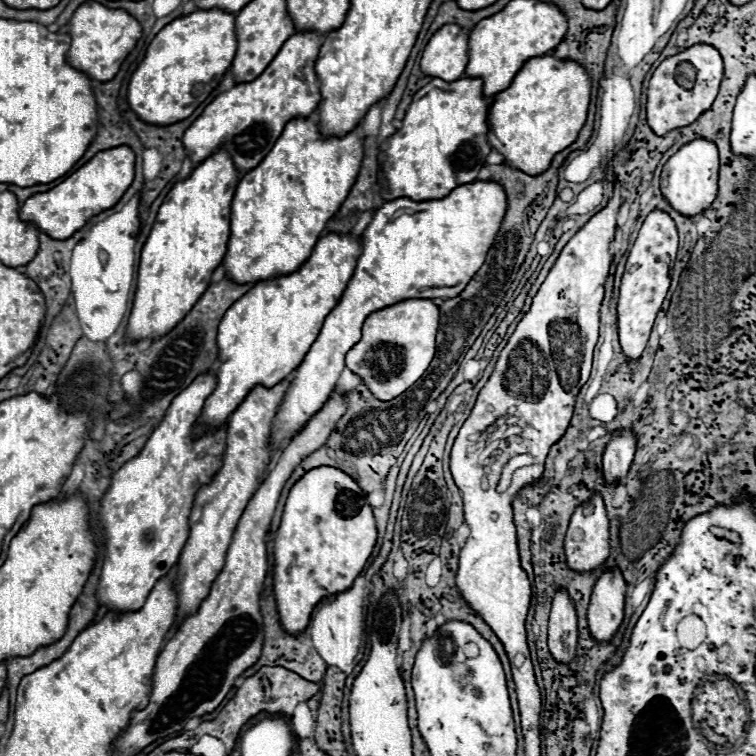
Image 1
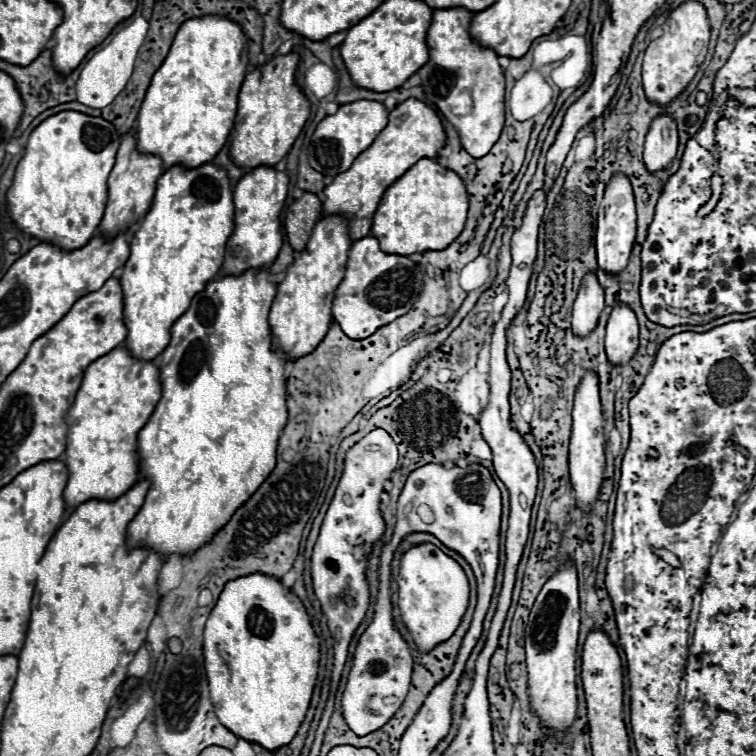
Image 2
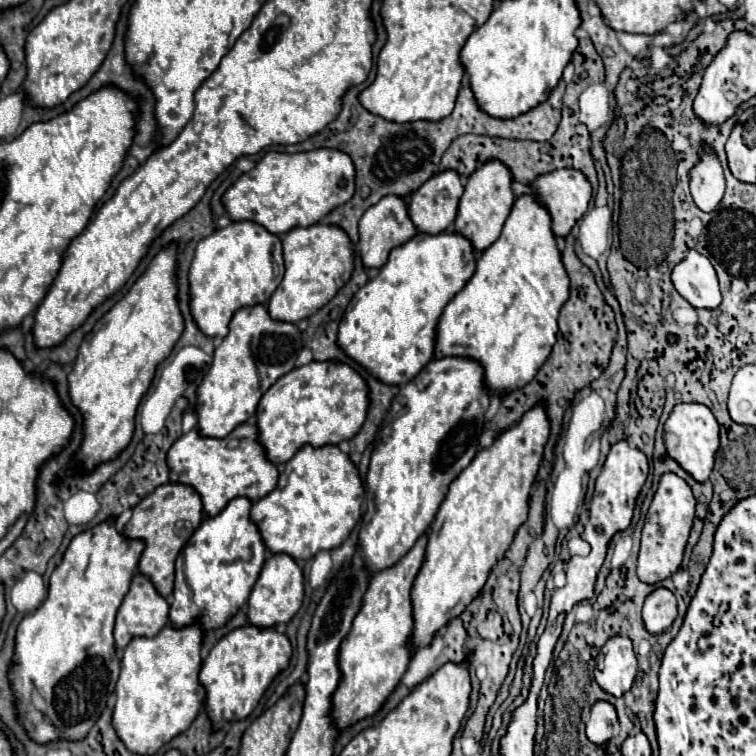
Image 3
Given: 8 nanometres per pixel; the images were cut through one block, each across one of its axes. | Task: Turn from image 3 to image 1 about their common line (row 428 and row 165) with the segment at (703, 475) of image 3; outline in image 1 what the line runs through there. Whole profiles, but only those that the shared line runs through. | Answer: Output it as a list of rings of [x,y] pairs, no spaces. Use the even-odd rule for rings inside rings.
[[[696,138],[688,144],[684,144],[662,168],[660,176],[660,190],[664,198],[682,214],[694,216],[702,210],[706,210],[718,190],[718,148],[712,140]]]

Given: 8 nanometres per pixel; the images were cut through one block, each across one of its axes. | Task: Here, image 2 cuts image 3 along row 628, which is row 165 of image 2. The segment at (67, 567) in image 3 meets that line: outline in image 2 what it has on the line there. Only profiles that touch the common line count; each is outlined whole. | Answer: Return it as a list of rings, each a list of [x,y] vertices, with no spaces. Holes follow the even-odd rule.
[[[68,110],[54,114],[38,124],[28,138],[24,156],[16,166],[14,182],[6,192],[6,208],[18,230],[46,244],[58,246],[60,250],[76,250],[86,246],[88,240],[94,236],[106,208],[106,180],[114,166],[118,146],[120,136],[116,128],[104,118],[94,118],[82,112]]]

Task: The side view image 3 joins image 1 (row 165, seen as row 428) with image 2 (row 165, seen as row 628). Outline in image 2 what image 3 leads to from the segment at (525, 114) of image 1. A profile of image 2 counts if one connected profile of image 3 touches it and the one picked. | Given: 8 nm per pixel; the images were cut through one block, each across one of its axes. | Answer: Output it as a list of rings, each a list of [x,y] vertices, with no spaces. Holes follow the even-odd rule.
[[[422,158],[384,192],[370,234],[380,242],[386,254],[410,256],[428,250],[444,250],[462,232],[466,212],[468,192],[462,180],[452,170],[442,168],[430,158]]]

